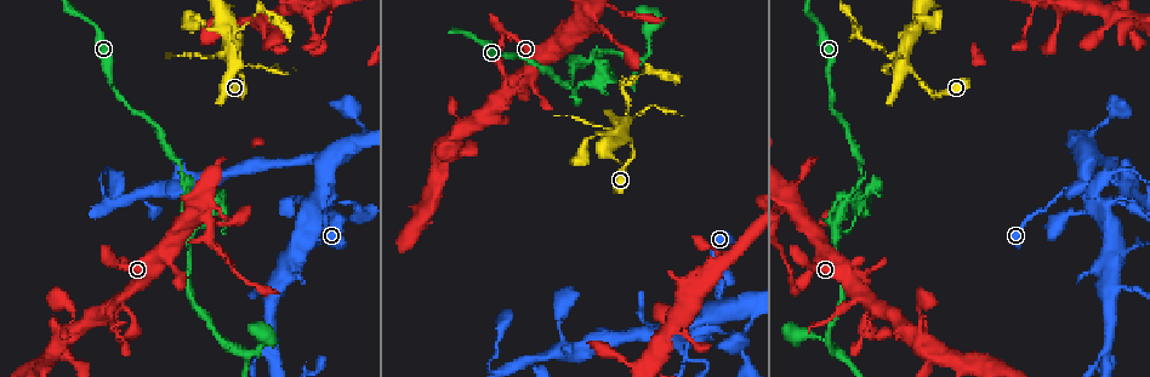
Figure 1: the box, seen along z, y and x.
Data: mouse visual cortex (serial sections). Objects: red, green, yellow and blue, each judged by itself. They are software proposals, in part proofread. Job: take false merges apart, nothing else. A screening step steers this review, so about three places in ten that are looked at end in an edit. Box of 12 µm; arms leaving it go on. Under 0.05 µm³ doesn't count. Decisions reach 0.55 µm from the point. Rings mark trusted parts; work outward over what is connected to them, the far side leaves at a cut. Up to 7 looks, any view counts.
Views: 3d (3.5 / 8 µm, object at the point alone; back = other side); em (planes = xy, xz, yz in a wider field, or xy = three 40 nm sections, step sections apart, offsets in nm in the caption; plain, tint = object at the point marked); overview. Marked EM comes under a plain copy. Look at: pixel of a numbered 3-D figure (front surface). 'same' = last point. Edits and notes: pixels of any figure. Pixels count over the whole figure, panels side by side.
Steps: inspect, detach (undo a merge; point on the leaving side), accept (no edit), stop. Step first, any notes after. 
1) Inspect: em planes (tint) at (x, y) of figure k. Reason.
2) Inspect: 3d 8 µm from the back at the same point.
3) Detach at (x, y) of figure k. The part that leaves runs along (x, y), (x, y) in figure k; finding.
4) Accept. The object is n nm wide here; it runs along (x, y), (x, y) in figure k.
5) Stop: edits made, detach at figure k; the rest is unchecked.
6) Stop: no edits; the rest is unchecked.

Inspect: 3d 3.5 µm at (1085, 177) of figure 1.

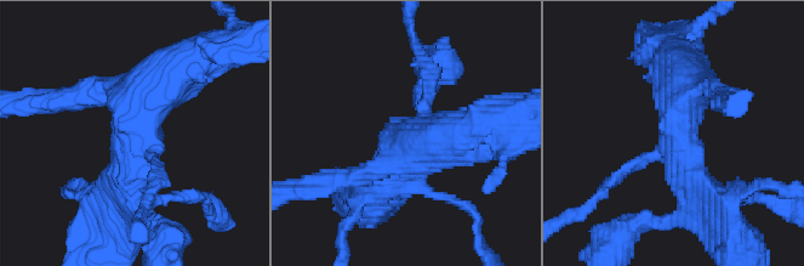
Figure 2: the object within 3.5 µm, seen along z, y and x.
Inspect: em xy step 5 (tint) at (675, 144) of figure 2. 3 arms meet here; the arms are 150, 500, 600 nm wide; shape alone is not enough.

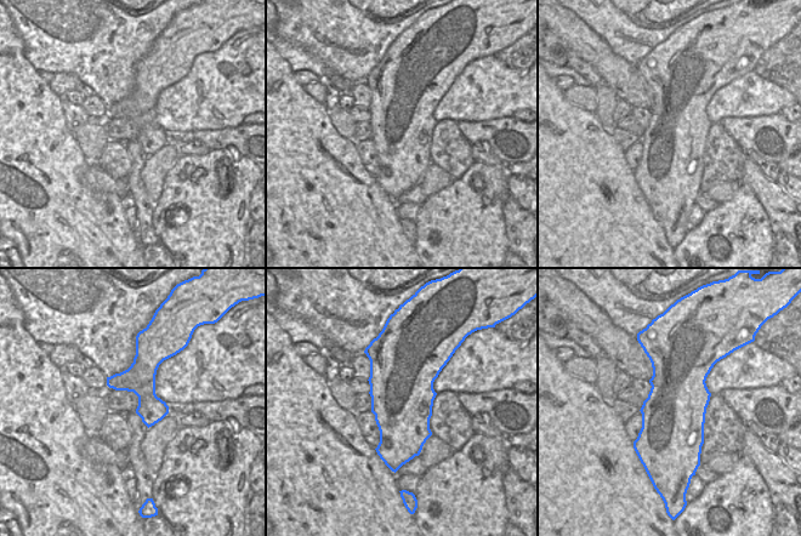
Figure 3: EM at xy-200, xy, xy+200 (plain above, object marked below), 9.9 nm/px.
Accept. It runs along (613, 181), (670, 152), (706, 89) in figure 2; continuous, no second cell.

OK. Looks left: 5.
Inspect: 3d 8 µm at (627, 124) of figure 1.

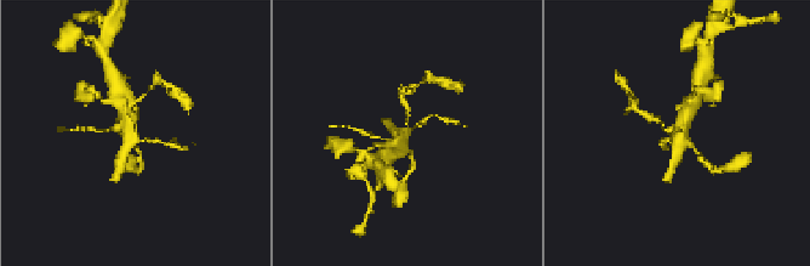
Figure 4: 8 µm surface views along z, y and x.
Inspect: 3d 3.5 µm at (133, 132) of figure 4.

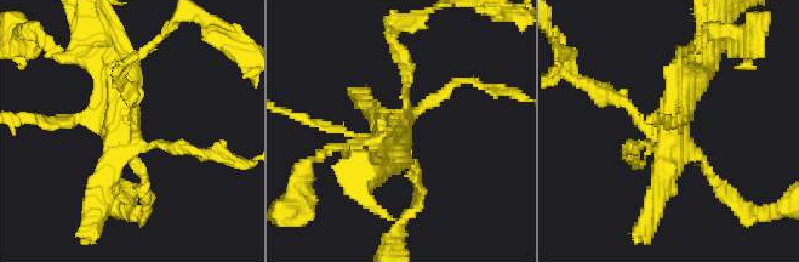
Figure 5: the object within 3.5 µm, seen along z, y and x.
Inspect: em xy step 3 (tint) at (399, 124) of figure 5. Now the EM.

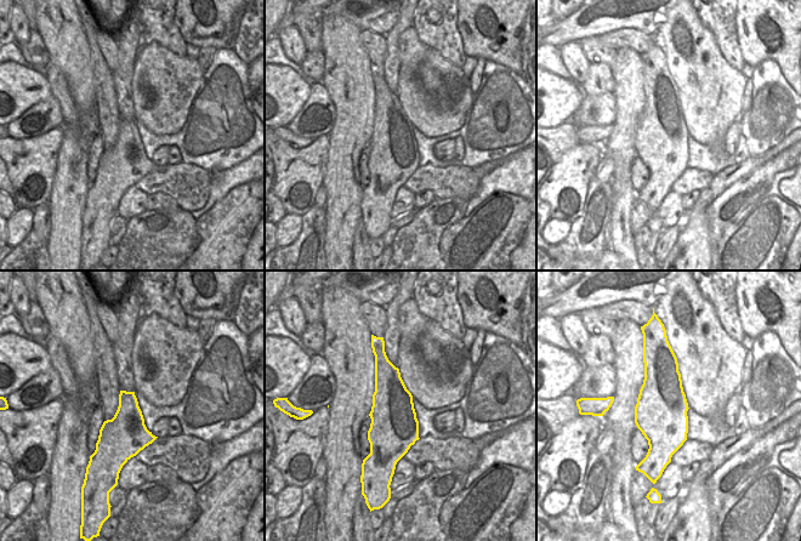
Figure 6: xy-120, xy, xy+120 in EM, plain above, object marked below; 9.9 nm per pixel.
Detach at (599, 96) of figure 5. The part that leaves runs along (639, 115), (583, 83), (571, 56) in figure 5; a second cell is stuck on.

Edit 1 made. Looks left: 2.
Stop: edits made, detach at figure 5; the rest is unchecked.

